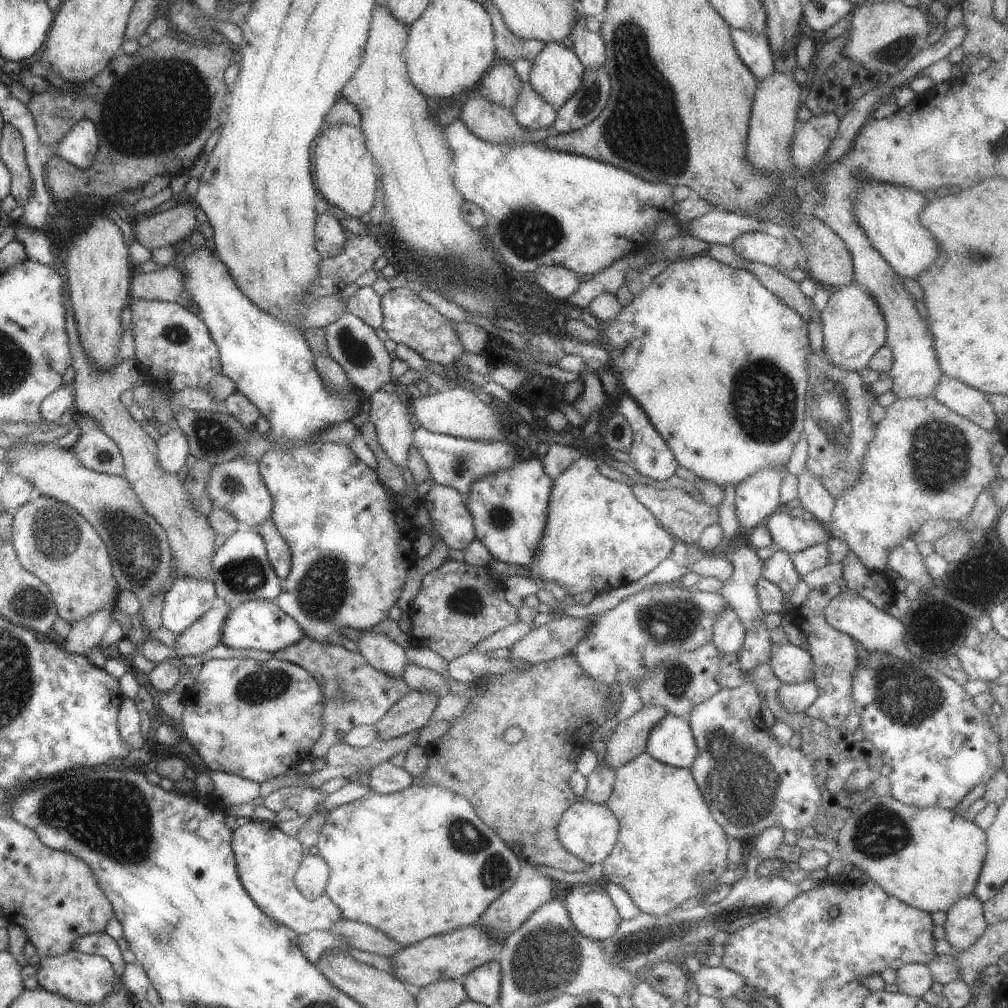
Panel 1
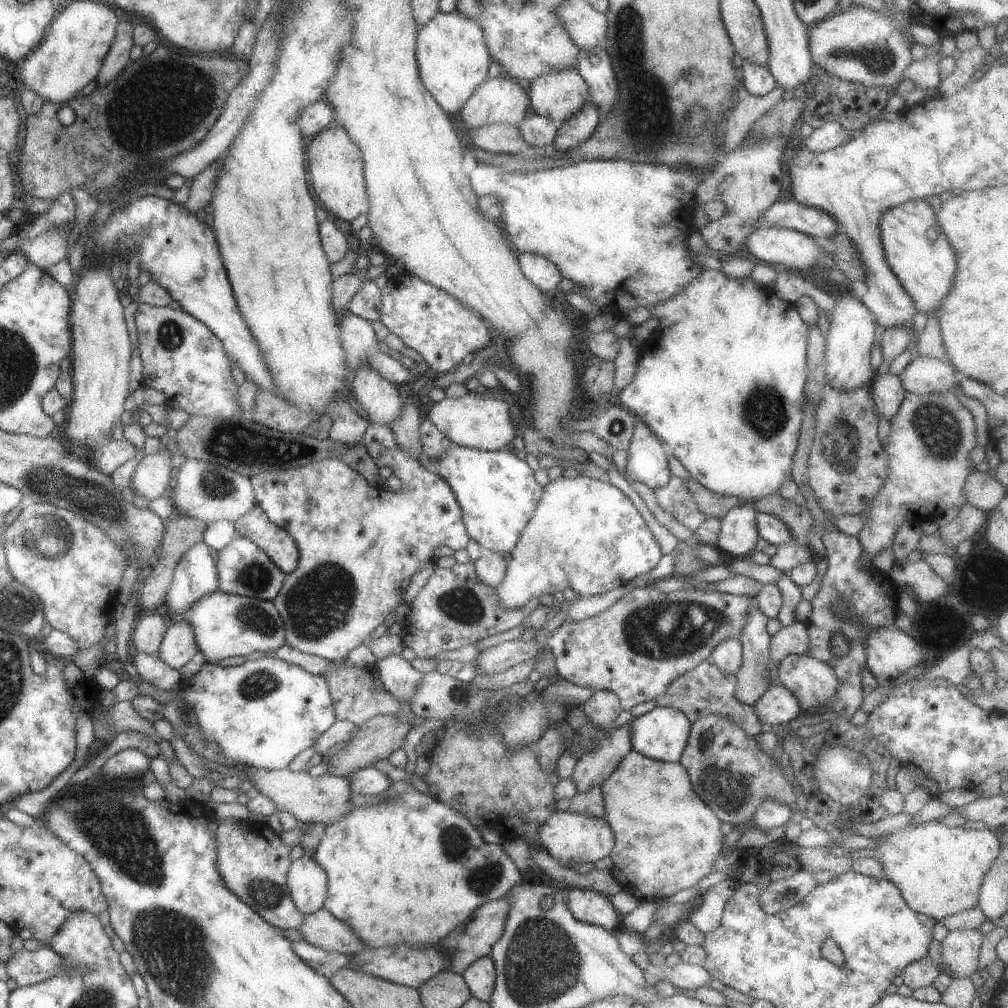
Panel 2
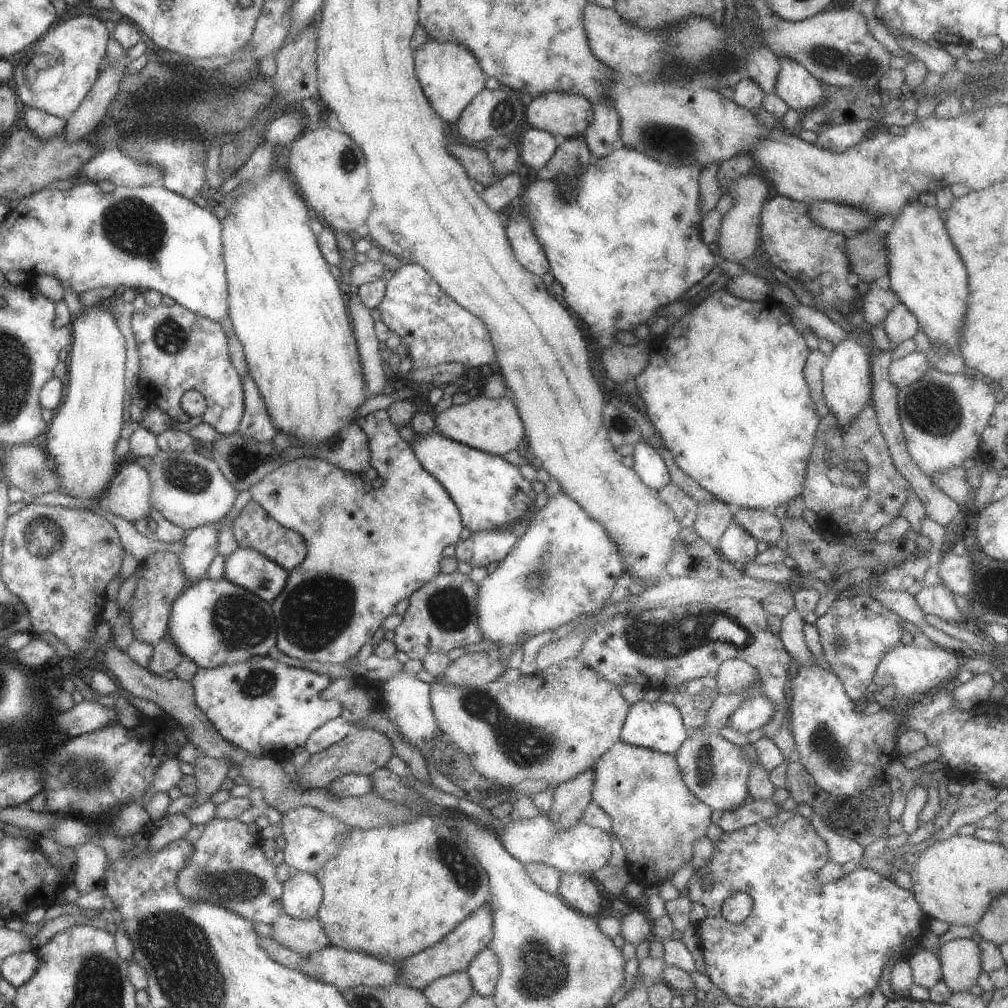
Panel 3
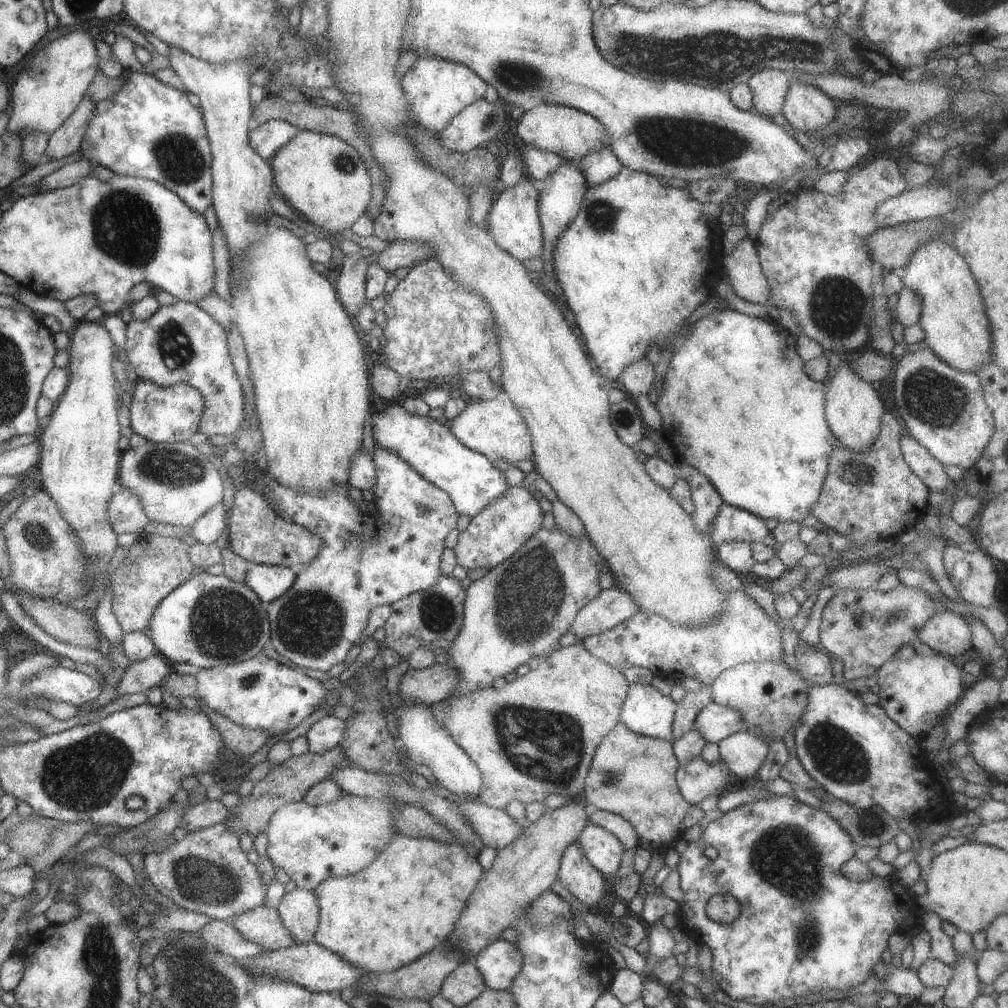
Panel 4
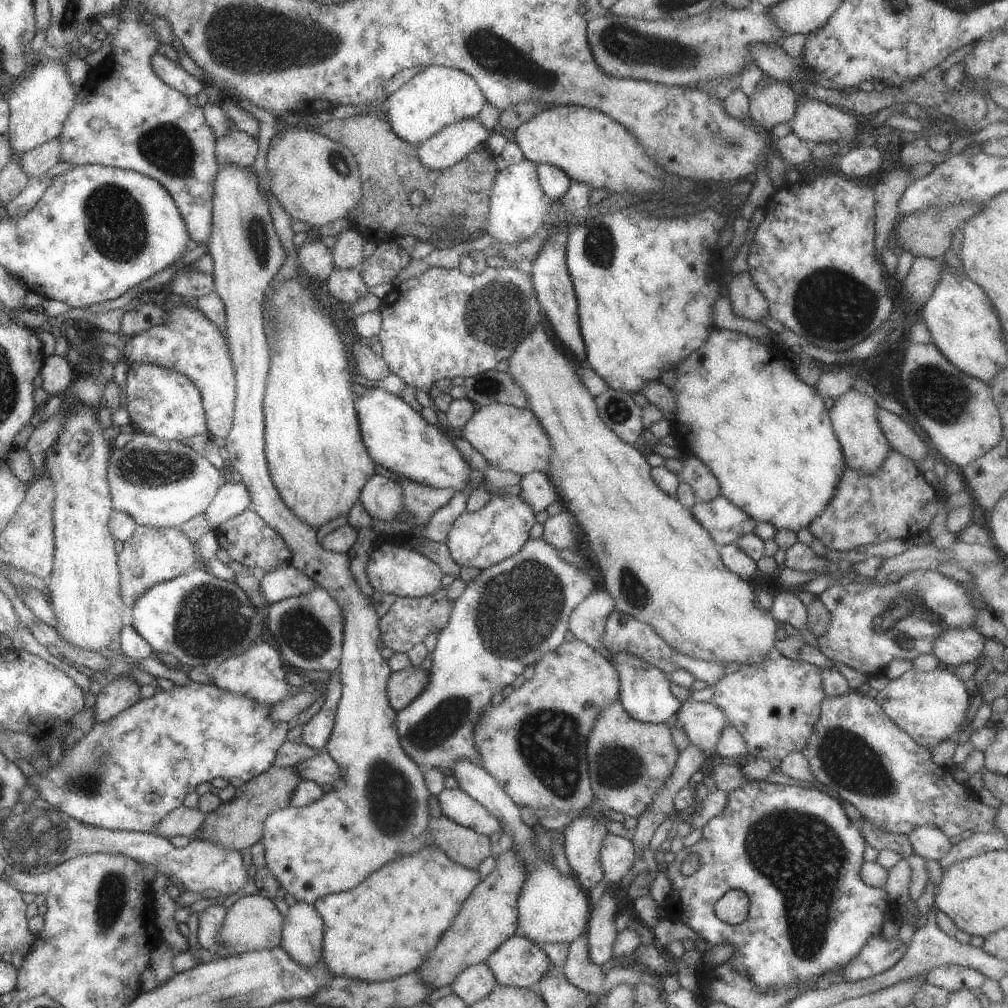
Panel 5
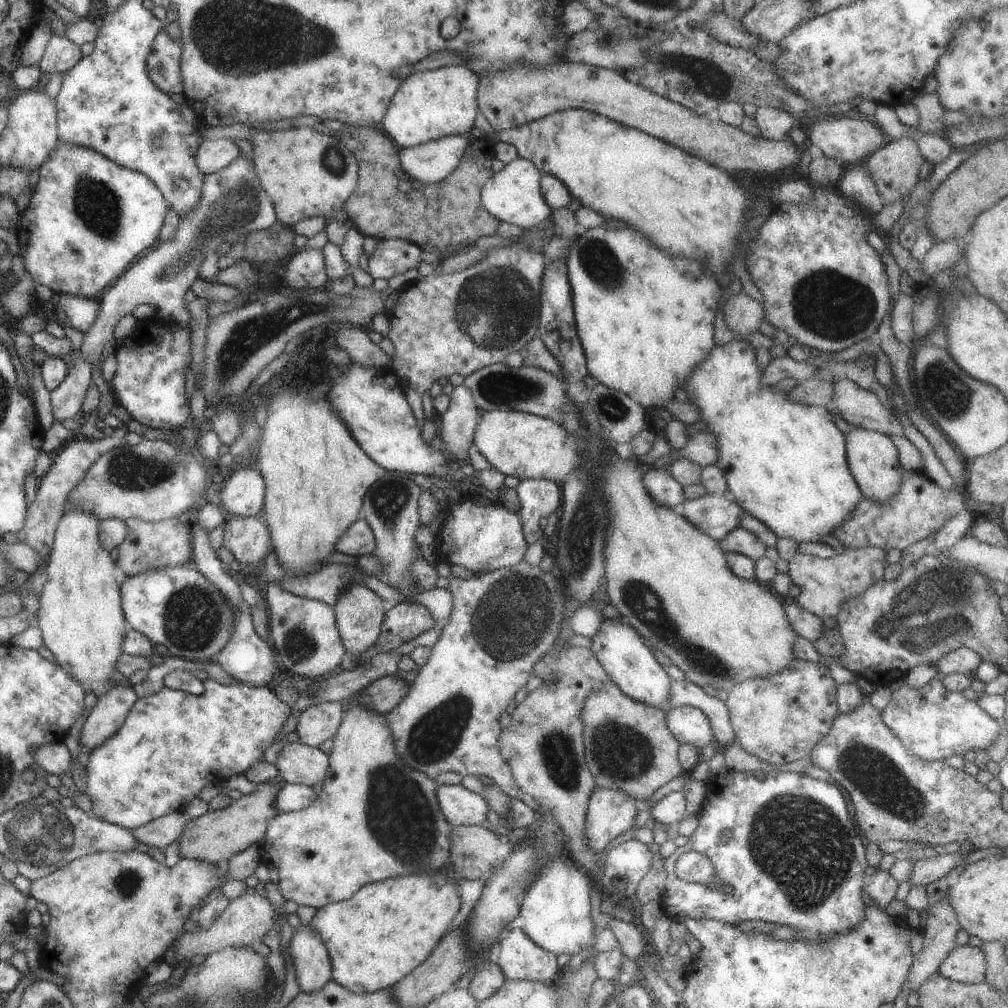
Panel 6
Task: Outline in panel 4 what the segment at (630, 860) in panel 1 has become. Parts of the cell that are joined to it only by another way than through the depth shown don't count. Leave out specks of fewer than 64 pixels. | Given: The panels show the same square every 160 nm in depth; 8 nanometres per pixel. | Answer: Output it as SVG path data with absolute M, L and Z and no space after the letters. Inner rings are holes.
M617 721L613 728L604 737L601 737L599 744L595 747L584 778L581 796L587 804L591 804L599 810L619 815L624 821L629 822L632 829L635 830L638 840L655 845L658 848L656 854L662 858L668 850L674 848L675 842L682 838L682 820L691 806L681 798L676 785L674 774L678 762L672 753L671 743L672 741L632 733Z

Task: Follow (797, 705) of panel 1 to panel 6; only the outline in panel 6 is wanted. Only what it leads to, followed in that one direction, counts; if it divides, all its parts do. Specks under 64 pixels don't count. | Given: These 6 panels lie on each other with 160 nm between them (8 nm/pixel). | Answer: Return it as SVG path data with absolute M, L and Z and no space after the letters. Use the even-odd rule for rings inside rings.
M677 705L676 707L668 708L666 710L665 724L667 724L667 730L671 732L671 736L674 736L680 745L691 745L699 750L702 746L713 742L709 721L697 707Z

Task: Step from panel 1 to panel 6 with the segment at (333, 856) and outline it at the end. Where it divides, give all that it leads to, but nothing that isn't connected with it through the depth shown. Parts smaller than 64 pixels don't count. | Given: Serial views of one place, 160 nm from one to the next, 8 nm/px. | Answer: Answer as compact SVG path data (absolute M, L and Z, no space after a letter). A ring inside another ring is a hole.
M444 868L433 874L401 874L368 883L343 901L321 906L308 926L323 942L330 961L330 979L350 992L376 992L394 986L431 954L460 908L457 878L446 878Z

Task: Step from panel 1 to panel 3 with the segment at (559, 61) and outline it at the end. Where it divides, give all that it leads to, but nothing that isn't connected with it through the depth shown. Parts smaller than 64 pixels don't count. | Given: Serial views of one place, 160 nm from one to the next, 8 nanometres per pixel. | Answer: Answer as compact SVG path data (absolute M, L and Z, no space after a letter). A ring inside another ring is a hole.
M547 92L535 98L525 99L525 122L531 128L545 130L558 139L574 138L583 133L591 122L591 102L573 92Z

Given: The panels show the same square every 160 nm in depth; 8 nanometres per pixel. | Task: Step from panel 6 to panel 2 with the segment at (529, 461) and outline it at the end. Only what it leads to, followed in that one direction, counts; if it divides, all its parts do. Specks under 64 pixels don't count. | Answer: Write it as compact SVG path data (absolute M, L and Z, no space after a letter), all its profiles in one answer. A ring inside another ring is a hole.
M466 391L462 397L451 398L443 397L434 402L433 406L427 410L426 418L450 443L472 449L481 449L484 451L500 451L505 446L511 445L511 440L515 437L515 428L509 420L509 403L507 396L496 392L479 394L475 391Z

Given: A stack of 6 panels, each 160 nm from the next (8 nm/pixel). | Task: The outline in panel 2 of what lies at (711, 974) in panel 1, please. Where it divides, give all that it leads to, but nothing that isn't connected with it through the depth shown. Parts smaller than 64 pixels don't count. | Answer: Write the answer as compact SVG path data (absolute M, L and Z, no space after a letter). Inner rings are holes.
M684 963L675 964L675 966L653 966L650 964L642 970L643 976L649 986L654 986L655 982L665 980L673 984L677 991L695 990L701 986L707 986L707 982L713 979L711 972L705 970L700 965L689 965Z

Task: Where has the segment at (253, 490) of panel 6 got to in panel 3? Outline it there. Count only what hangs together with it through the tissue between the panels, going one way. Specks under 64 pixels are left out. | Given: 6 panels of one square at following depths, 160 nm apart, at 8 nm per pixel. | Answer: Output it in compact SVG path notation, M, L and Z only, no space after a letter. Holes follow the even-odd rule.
M214 524L191 529L182 538L182 548L177 553L177 564L189 584L195 584L205 577L205 570L217 555L218 531Z

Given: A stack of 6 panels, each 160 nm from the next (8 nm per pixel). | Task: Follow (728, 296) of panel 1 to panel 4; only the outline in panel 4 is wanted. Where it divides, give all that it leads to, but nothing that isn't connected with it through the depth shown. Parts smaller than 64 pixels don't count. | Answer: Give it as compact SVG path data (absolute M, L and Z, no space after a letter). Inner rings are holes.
M719 309L714 313L703 315L703 318L692 321L690 330L684 341L671 353L669 364L663 376L661 396L653 405L660 416L663 438L669 442L677 456L684 463L692 466L715 487L722 502L735 508L750 512L761 518L775 518L777 522L793 521L801 524L801 520L810 512L811 506L818 499L822 482L827 474L827 457L837 443L829 430L824 417L824 394L822 384L813 381L802 369L803 362L795 353L795 340L778 322L762 320L747 316L733 309Z

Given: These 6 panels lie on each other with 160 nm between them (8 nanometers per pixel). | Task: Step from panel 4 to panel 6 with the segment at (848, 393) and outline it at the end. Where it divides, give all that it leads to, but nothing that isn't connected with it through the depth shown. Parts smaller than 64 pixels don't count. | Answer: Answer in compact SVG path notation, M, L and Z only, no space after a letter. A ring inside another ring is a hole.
M849 425L848 432L843 434L843 440L845 464L861 495L877 502L885 502L887 498L891 498L895 490L899 490L902 470L893 442L887 435L852 425Z

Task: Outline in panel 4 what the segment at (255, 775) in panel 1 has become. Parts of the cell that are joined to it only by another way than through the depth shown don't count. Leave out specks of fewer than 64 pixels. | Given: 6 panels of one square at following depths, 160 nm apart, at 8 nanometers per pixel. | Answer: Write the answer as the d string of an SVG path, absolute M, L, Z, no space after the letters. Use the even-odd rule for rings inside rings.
M262 652L243 662L198 669L194 677L196 682L194 697L200 704L204 704L207 708L211 708L213 712L217 712L217 714L239 726L246 729L266 730L270 736L277 734L277 732L283 732L287 728L290 730L295 728L303 718L318 709L317 703L329 691L329 689L325 690L325 687L323 687L324 683L308 677L301 668L289 668L283 664L278 664L275 659L265 657Z

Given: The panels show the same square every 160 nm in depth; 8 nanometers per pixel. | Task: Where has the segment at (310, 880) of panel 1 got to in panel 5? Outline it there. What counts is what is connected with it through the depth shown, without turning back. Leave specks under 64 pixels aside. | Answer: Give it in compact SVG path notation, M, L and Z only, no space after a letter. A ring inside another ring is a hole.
M295 901L282 917L281 948L302 967L321 964L322 920L313 905Z

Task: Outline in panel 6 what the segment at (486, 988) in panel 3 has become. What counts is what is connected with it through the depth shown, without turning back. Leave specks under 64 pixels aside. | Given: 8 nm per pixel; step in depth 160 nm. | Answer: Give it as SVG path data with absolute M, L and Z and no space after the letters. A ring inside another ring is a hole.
M510 929L509 933L497 942L497 945L489 952L489 956L485 958L485 962L499 966L499 970L506 980L541 983L553 982L559 976L562 967L557 965L555 954L542 950L517 929Z

